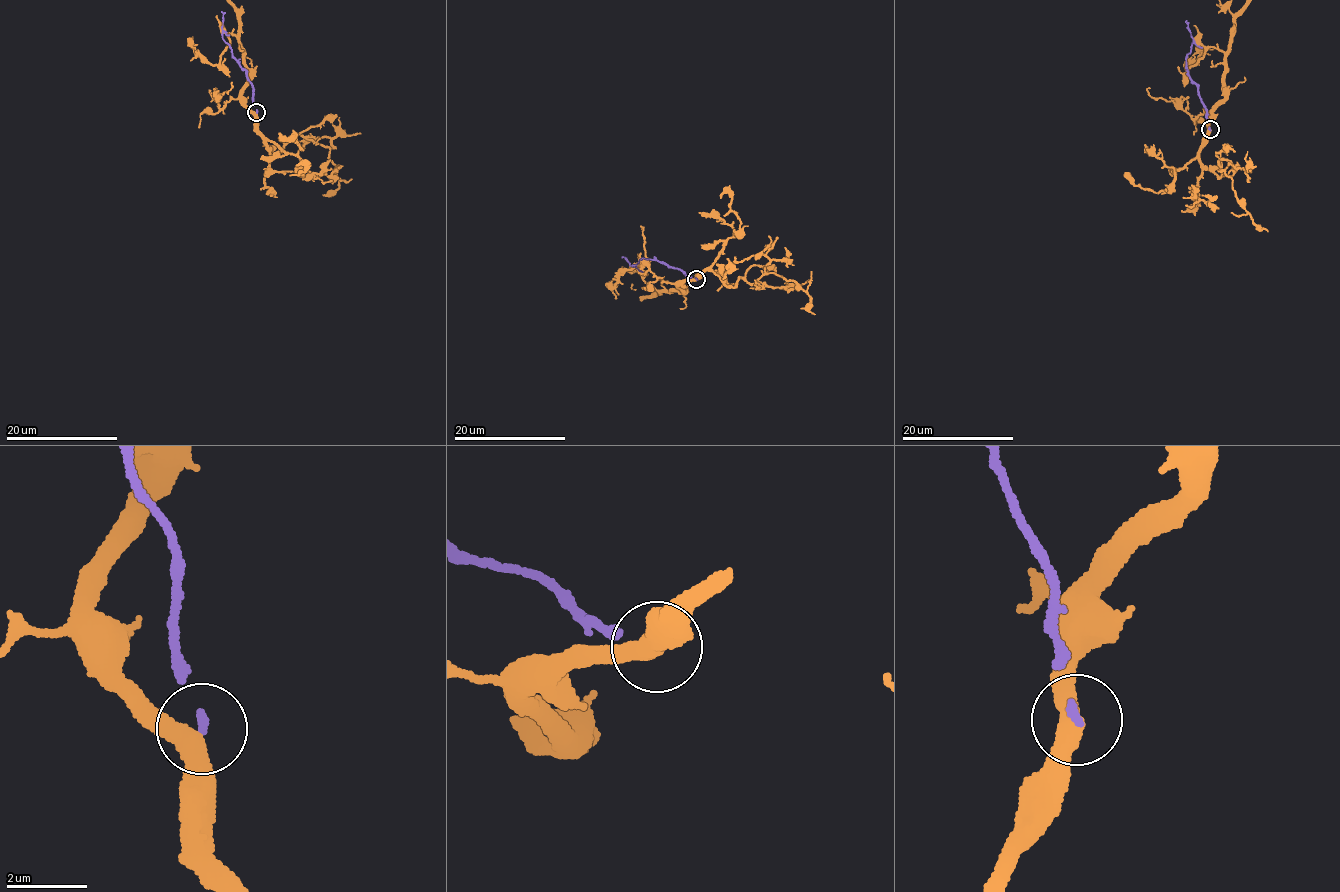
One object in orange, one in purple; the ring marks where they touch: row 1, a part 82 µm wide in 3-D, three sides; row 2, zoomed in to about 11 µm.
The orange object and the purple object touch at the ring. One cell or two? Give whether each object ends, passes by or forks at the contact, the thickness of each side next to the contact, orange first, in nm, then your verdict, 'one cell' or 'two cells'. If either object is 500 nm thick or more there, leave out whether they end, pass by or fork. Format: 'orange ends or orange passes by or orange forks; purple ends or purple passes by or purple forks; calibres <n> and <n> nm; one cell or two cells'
orange passes by; purple ends; calibres 420 and 170 nm; two cells

